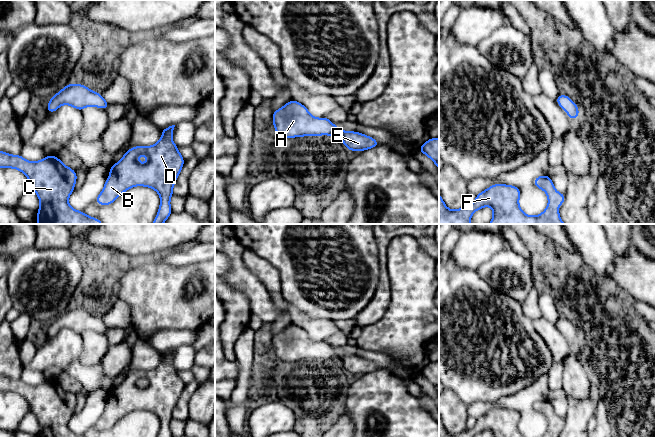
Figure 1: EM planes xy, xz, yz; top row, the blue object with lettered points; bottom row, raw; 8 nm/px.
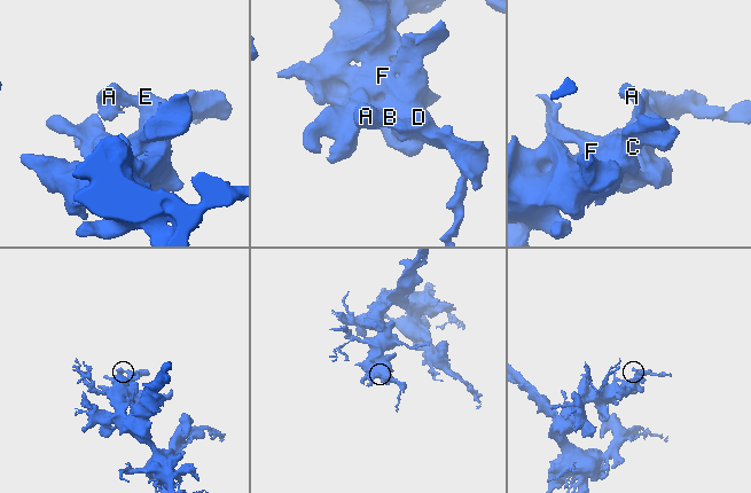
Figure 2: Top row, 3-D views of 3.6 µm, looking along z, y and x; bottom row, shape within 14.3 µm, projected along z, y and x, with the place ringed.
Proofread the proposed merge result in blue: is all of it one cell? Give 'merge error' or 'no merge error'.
no merge error

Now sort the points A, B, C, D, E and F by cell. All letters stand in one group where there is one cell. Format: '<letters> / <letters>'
A B C D E F

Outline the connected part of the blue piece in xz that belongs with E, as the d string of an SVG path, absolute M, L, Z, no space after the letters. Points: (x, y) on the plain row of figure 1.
M290 324L282 332L273 335L273 349L279 361L338 360L349 375L364 375L380 367L359 356L342 355L327 341L312 341L301 327Z

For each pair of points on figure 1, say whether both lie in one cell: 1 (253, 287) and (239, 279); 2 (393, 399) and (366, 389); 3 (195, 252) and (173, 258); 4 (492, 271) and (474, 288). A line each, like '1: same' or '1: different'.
1: same
2: same
3: same
4: different

